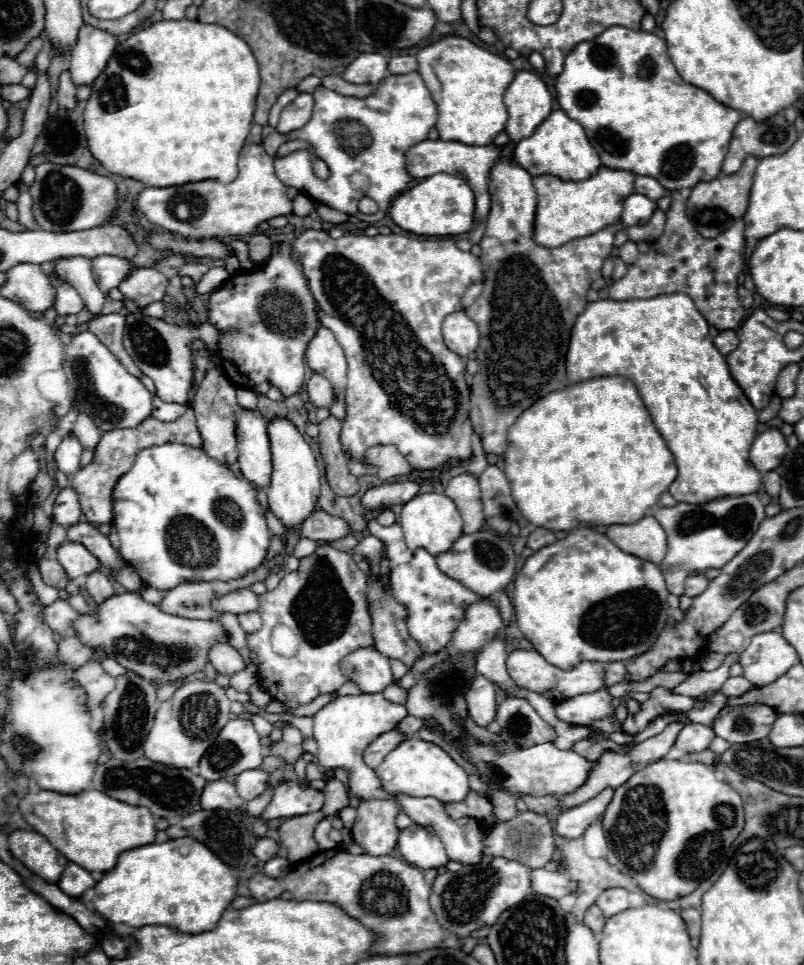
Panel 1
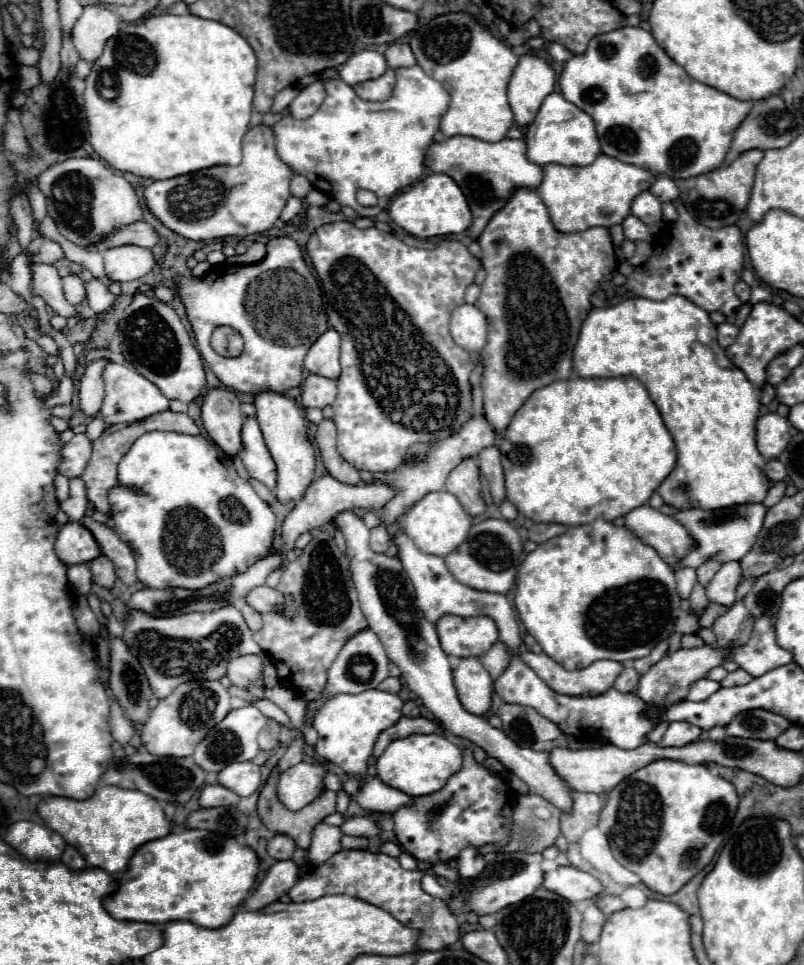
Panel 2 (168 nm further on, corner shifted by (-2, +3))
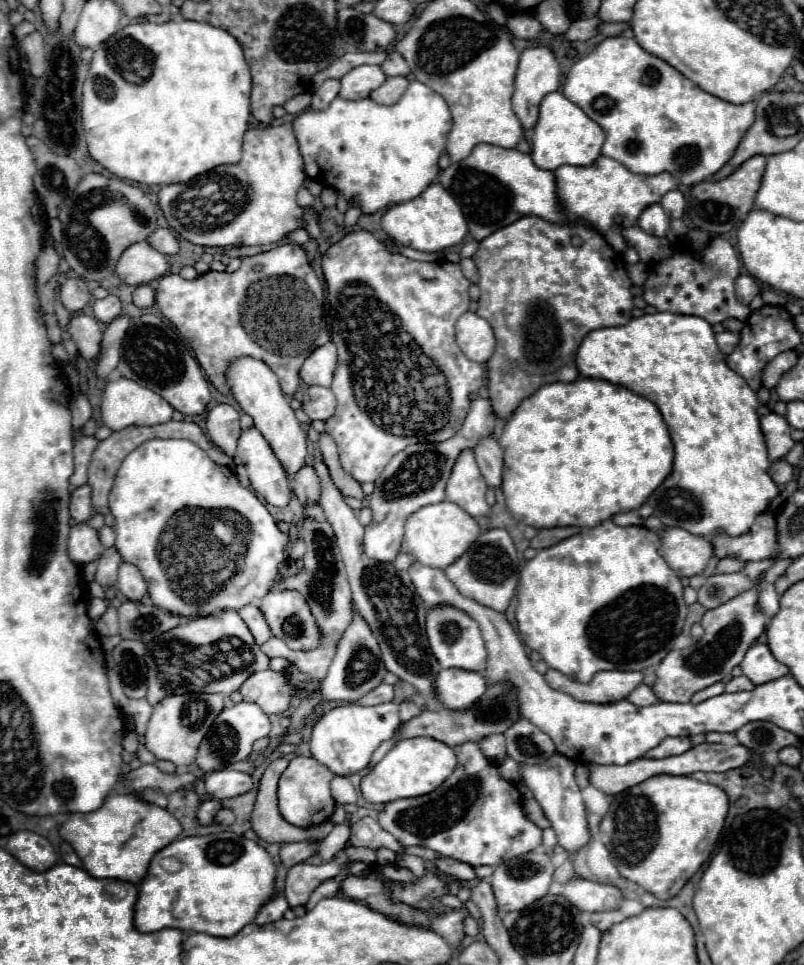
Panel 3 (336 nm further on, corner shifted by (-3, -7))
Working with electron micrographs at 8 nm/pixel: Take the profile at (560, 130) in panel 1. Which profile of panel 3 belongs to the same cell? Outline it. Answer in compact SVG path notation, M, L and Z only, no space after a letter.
M561 91L549 93L541 101L539 121L533 129L533 151L531 157L539 169L555 171L561 165L593 165L601 155L605 141L603 129L591 121L575 103L571 103Z

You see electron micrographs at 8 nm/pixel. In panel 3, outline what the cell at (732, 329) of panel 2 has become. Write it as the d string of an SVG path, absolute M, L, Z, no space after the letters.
M723 331L717 335L717 345L725 355L729 355L735 349L735 345L739 345L739 335L731 331Z

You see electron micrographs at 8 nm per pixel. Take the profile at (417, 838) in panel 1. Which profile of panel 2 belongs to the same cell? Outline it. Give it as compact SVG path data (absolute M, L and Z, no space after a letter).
M466 747L462 755L462 769L454 773L442 789L430 795L414 797L412 803L402 805L392 813L394 833L398 837L400 847L418 861L450 861L456 859L458 853L466 847L480 849L488 843L502 847L510 841L514 825L514 793L510 791L510 787L506 787L508 783L502 777L494 775L482 763L474 761L470 747Z

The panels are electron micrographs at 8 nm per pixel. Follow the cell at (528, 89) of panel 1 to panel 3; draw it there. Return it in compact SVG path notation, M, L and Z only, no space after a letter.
M531 47L521 53L519 79L515 77L513 111L525 129L533 129L539 103L559 87L559 63L547 47Z

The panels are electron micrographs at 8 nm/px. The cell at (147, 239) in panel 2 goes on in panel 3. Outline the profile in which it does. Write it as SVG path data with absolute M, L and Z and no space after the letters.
M161 227L155 229L155 233L151 233L151 237L147 237L147 243L165 255L173 255L179 251L179 243L169 229L161 229Z

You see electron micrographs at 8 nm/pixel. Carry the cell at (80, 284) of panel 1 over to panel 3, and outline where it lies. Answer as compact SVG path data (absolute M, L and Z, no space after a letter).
M115 295L97 299L93 303L93 315L103 323L111 323L115 317L119 317L119 313L121 313L121 301Z

